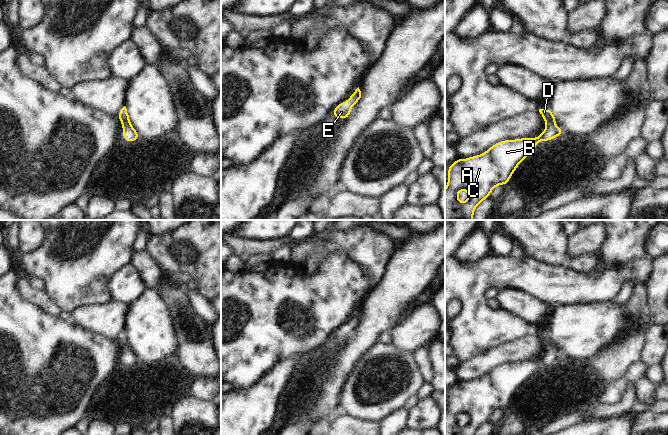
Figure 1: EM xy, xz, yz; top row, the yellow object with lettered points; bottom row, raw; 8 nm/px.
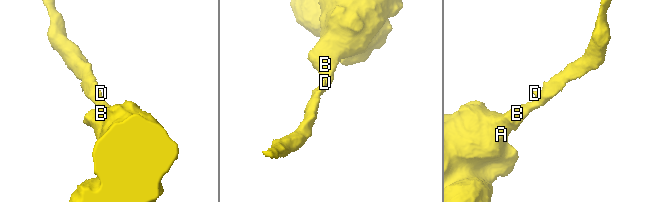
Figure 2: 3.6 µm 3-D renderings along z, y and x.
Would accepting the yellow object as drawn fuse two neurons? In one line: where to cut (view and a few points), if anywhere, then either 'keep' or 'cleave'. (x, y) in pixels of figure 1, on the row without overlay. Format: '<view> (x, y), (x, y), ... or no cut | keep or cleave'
no cut | keep

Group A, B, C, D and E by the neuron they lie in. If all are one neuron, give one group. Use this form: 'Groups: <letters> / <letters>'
Groups: A B C D E

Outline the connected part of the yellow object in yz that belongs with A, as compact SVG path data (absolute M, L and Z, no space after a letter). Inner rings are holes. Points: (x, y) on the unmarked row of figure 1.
M539 333L547 352L539 361L503 364L486 376L466 383L457 382L448 391L448 408L445 412L445 435L474 435L479 427L490 420L497 409L507 409L518 389L540 365L562 360L562 351L556 352L552 335ZM466 414L469 422L460 427L458 416Z

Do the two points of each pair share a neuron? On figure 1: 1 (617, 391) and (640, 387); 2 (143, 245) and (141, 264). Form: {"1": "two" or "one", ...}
{"1": "two", "2": "two"}

